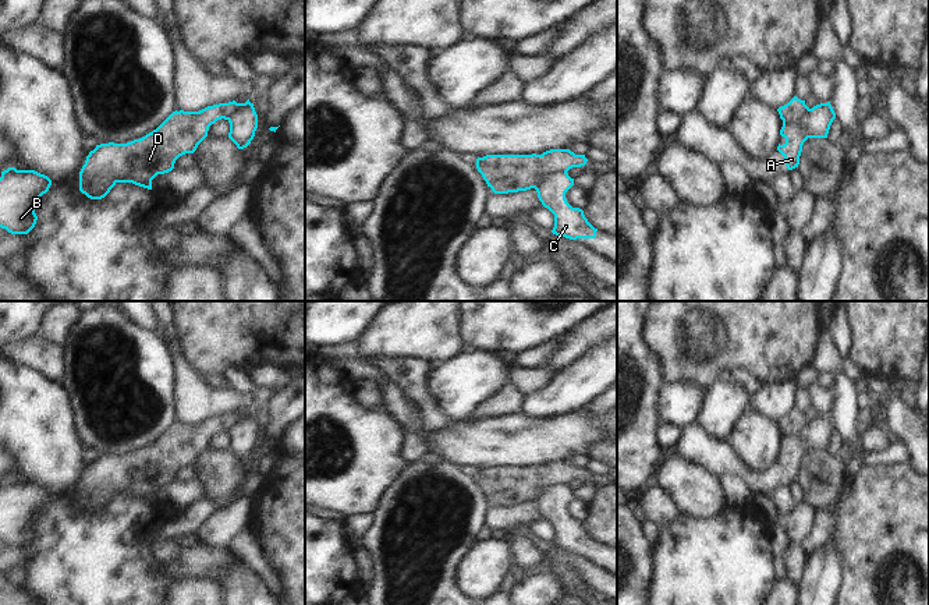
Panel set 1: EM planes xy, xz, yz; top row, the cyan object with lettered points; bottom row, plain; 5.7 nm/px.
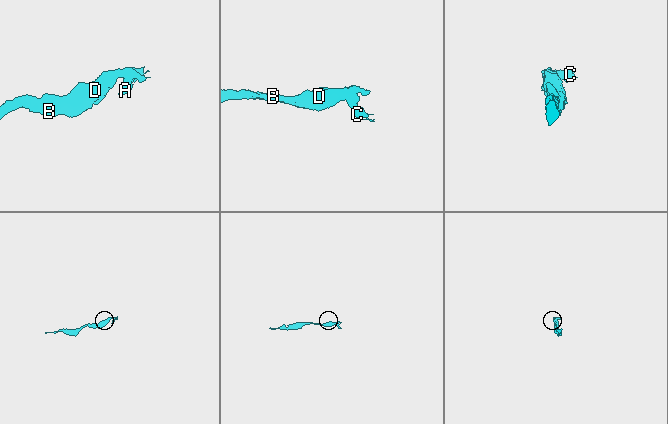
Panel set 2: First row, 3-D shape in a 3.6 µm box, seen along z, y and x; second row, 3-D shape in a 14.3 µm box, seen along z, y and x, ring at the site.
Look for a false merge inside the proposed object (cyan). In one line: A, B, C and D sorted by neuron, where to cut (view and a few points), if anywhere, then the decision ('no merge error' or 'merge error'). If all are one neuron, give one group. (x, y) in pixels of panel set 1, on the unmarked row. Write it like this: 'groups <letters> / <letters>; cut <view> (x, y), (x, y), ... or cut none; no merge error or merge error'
groups A C / B D; cut xz (566, 483), (549, 484), (534, 499); merge error

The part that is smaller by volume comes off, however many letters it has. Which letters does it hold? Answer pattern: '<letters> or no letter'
A, C

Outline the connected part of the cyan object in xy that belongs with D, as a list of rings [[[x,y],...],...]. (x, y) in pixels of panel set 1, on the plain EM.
[[[249,411],[245,415],[237,415],[235,413],[228,415],[219,415],[208,418],[199,424],[173,424],[156,442],[146,446],[139,452],[134,452],[127,456],[100,456],[86,468],[85,477],[79,484],[79,503],[91,512],[104,510],[117,495],[132,495],[135,498],[152,502],[152,492],[157,487],[169,485],[174,481],[175,473],[185,467],[194,466],[198,457],[208,449],[209,439],[217,432],[230,432],[244,417],[251,415]]]

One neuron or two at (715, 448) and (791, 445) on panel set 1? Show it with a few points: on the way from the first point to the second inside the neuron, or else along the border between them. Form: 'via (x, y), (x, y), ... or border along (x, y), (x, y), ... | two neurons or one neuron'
via (737, 469), (750, 477), (772, 477), (782, 467) | one neuron

